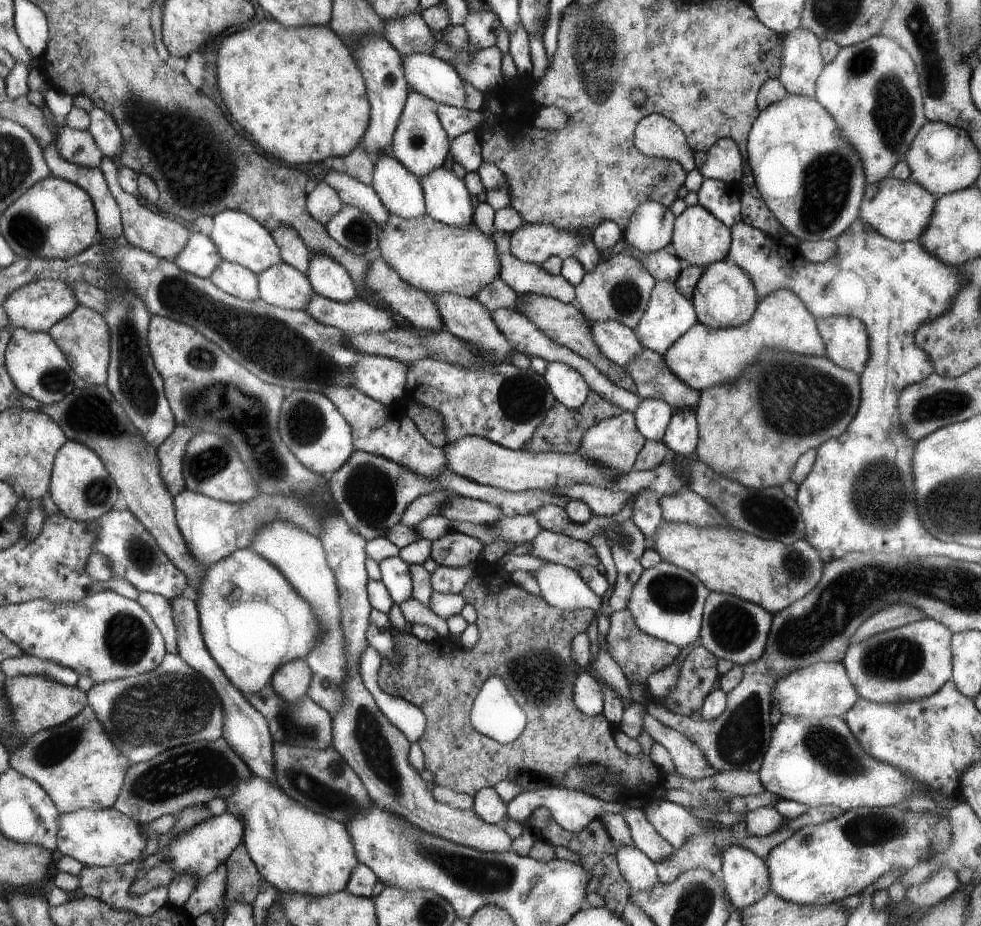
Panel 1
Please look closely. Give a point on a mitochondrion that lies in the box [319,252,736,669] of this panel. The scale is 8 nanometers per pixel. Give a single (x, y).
(372, 492)

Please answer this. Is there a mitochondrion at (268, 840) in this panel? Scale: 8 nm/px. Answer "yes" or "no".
no

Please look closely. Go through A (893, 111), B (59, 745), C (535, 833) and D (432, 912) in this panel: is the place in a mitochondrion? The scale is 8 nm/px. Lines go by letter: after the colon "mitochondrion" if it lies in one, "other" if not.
A: mitochondrion
B: mitochondrion
C: other
D: mitochondrion

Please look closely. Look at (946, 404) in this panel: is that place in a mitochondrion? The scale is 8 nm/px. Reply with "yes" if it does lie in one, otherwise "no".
yes

